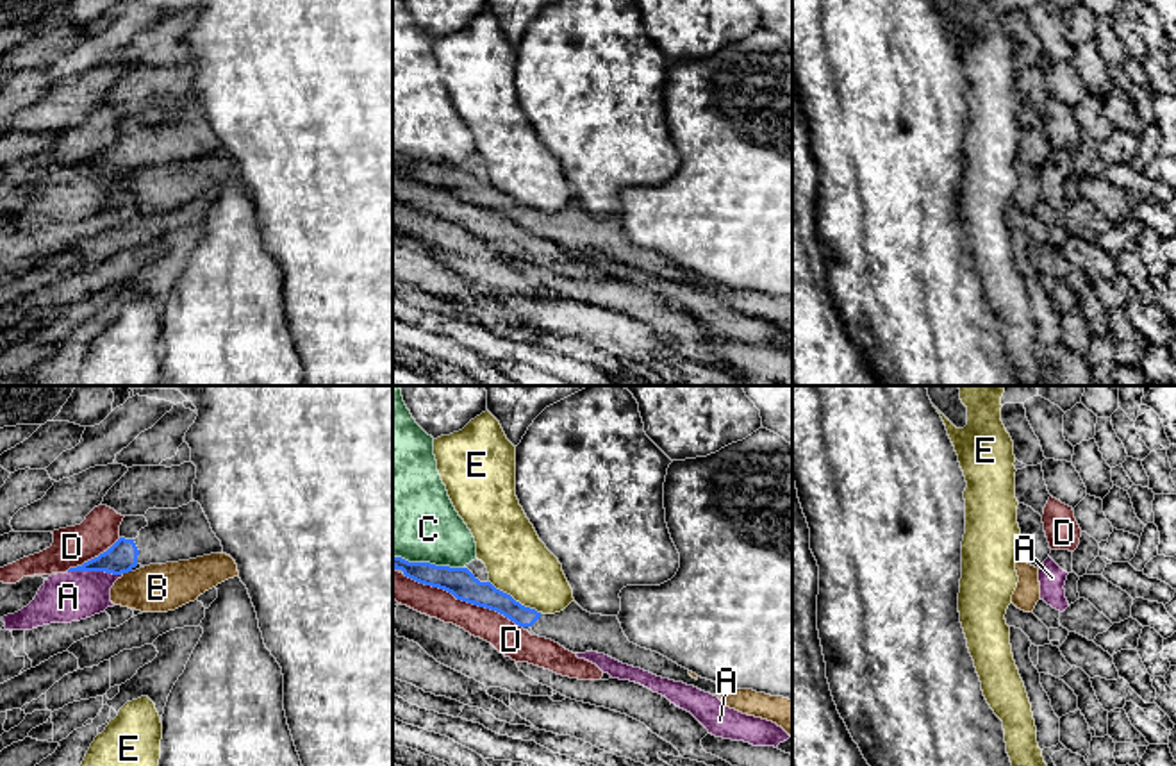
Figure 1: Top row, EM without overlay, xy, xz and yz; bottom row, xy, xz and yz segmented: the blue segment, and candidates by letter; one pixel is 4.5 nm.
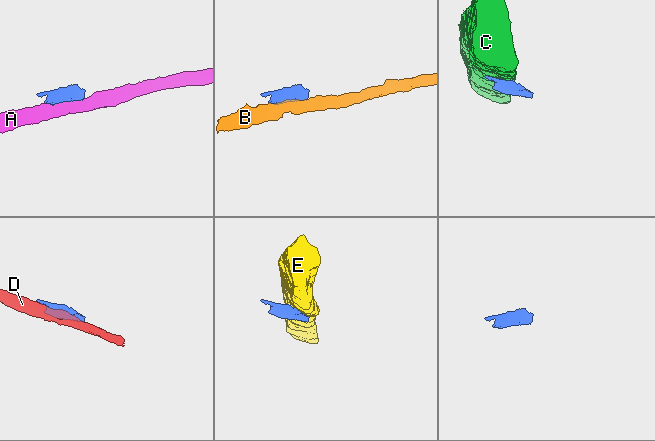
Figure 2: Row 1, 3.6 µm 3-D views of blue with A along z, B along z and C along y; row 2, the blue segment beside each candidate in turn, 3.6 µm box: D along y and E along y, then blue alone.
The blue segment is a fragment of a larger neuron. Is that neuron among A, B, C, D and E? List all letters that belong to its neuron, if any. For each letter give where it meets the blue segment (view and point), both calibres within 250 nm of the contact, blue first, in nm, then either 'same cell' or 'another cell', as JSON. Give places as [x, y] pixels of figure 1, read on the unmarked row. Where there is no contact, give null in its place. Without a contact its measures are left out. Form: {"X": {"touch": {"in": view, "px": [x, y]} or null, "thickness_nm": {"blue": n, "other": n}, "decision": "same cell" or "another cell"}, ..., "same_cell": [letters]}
{"A": {"touch": {"in": "xy", "px": [95, 170]}, "thickness_nm": {"blue": 140, "other": 220}, "decision": "another cell"}, "B": {"touch": {"in": "xy", "px": [127, 172]}, "thickness_nm": {"blue": 140, "other": 220}, "decision": "another cell"}, "C": {"touch": {"in": "xz", "px": [429, 163]}, "thickness_nm": {"blue": 140, "other": 400}, "decision": "another cell"}, "D": {"touch": {"in": "xz", "px": [463, 200]}, "thickness_nm": {"blue": 140, "other": 150}, "decision": "another cell"}, "E": {"touch": {"in": "xz", "px": [513, 199]}, "thickness_nm": {"blue": 140, "other": 280}, "decision": "another cell"}, "same_cell": []}

